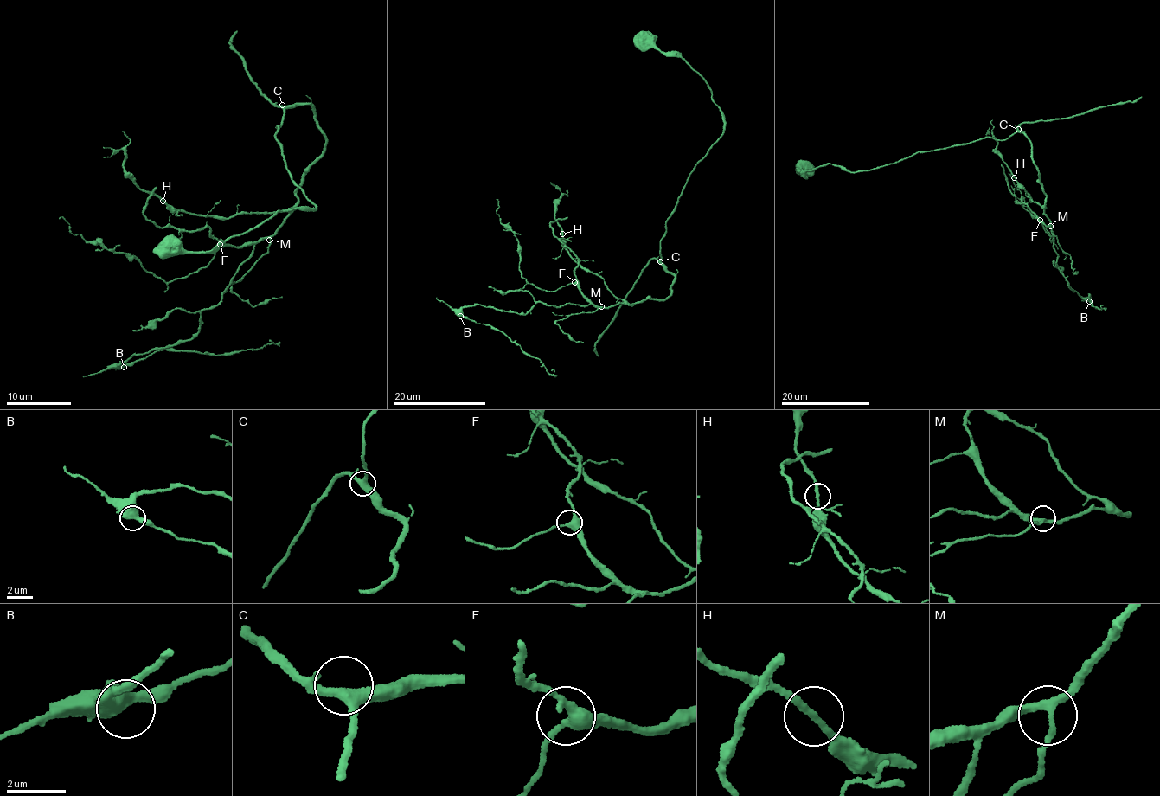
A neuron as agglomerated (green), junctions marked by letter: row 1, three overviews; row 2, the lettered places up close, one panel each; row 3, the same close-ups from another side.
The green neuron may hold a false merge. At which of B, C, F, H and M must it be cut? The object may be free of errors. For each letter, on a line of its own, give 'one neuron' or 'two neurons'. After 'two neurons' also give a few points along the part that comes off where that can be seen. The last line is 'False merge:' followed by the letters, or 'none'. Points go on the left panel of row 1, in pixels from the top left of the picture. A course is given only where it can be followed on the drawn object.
B: one neuron
C: one neuron
F: one neuron
H: one neuron
M: one neuron
False merge: none

